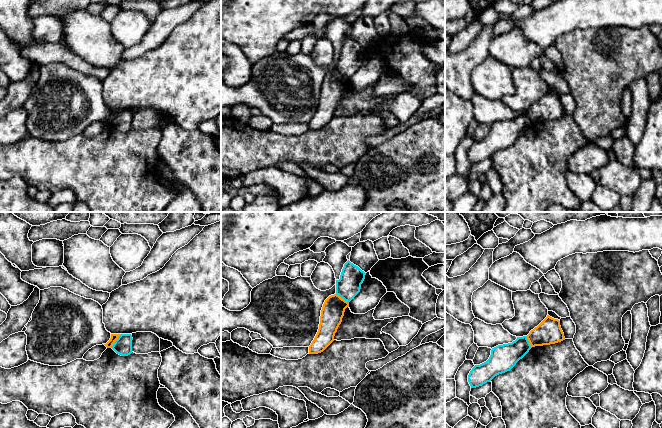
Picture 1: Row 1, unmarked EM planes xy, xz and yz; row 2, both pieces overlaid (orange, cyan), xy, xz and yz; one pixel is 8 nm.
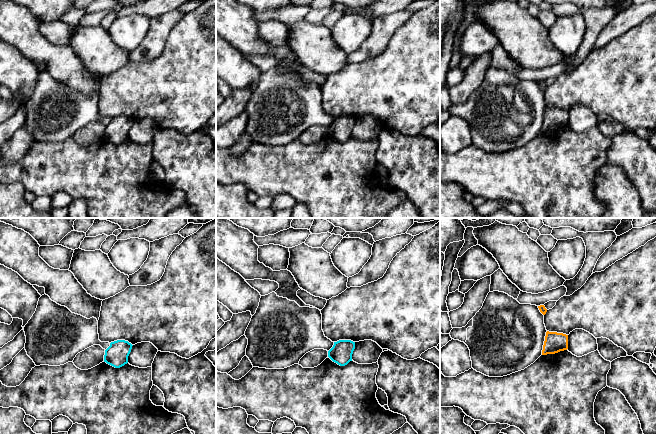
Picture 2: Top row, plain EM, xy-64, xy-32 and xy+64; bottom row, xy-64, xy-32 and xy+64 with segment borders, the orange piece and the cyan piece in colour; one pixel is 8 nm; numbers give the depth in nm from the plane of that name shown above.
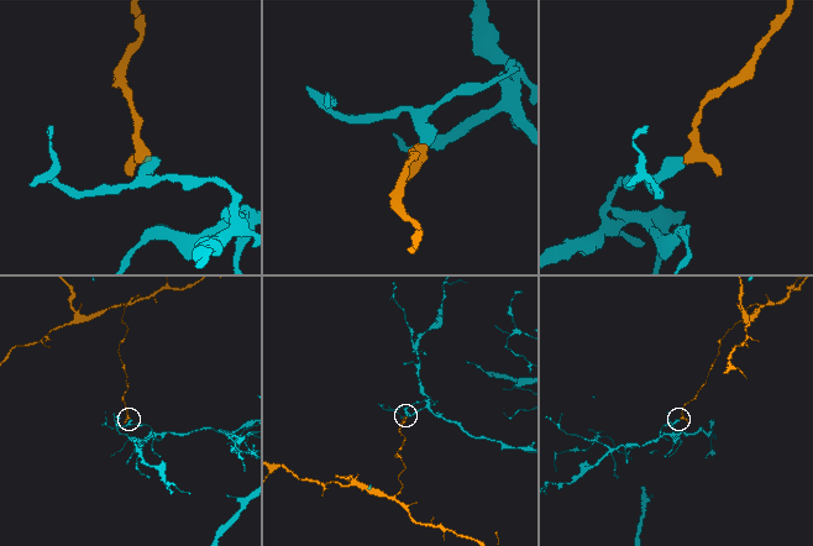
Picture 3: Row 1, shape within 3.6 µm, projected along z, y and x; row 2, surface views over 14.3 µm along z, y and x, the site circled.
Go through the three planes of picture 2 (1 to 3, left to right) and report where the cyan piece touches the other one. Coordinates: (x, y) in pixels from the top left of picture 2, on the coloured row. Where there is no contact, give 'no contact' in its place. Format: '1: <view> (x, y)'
1: no contact
2: no contact
3: no contact

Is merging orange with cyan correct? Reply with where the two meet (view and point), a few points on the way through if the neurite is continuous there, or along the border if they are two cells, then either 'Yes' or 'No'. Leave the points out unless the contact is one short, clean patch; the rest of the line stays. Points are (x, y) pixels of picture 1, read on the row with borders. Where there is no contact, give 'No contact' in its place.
Touches orange at xy (115, 340). Boundary: xy (121, 334), (111, 347). No

